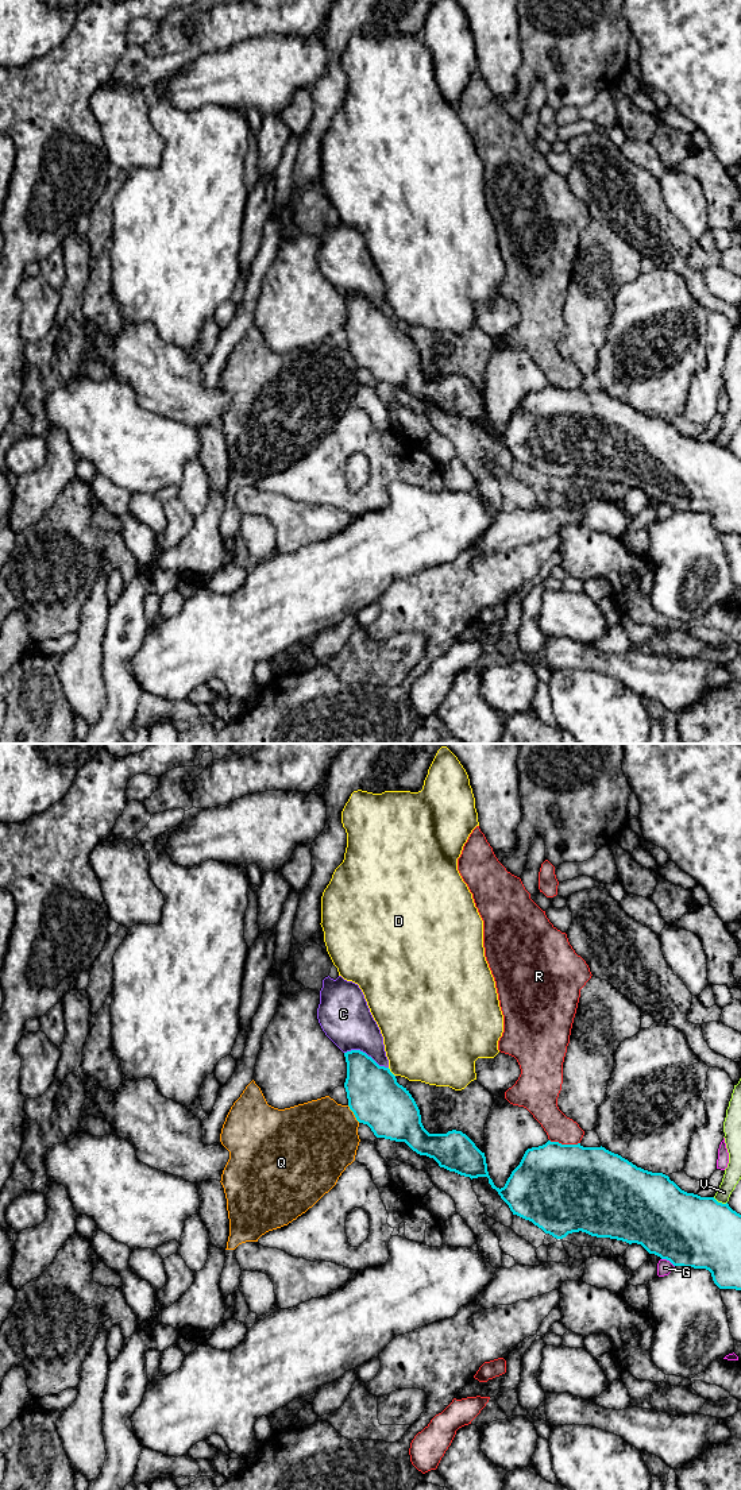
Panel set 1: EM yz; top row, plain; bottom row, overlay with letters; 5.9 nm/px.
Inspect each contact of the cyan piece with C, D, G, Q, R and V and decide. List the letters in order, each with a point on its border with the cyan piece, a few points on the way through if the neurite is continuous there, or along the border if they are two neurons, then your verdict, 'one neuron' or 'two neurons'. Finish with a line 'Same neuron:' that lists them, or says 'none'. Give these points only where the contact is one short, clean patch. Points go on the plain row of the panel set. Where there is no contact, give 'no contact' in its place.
C: yz (365, 297) | one neuron
D: yz (390, 316) | two neurons
G: yz (668, 504) | two neurons
Q: yz (354, 358) | two neurons
R: yz (564, 389) | two neurons
V: yz (720, 447) | two neurons
Same neuron: C

